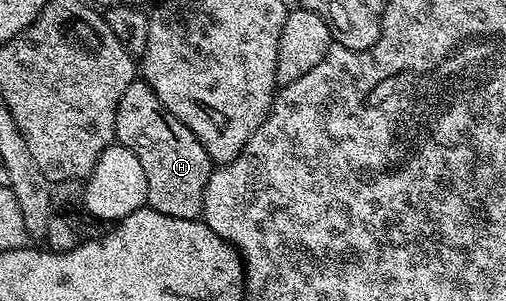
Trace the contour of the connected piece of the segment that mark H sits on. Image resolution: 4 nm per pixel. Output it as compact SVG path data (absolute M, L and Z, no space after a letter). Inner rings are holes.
M136 79L124 91L116 111L114 135L117 144L130 148L140 159L148 179L146 205L172 219L197 221L204 207L204 191L212 172L212 162L204 151L200 139L176 119L160 103L160 99L145 81Z

